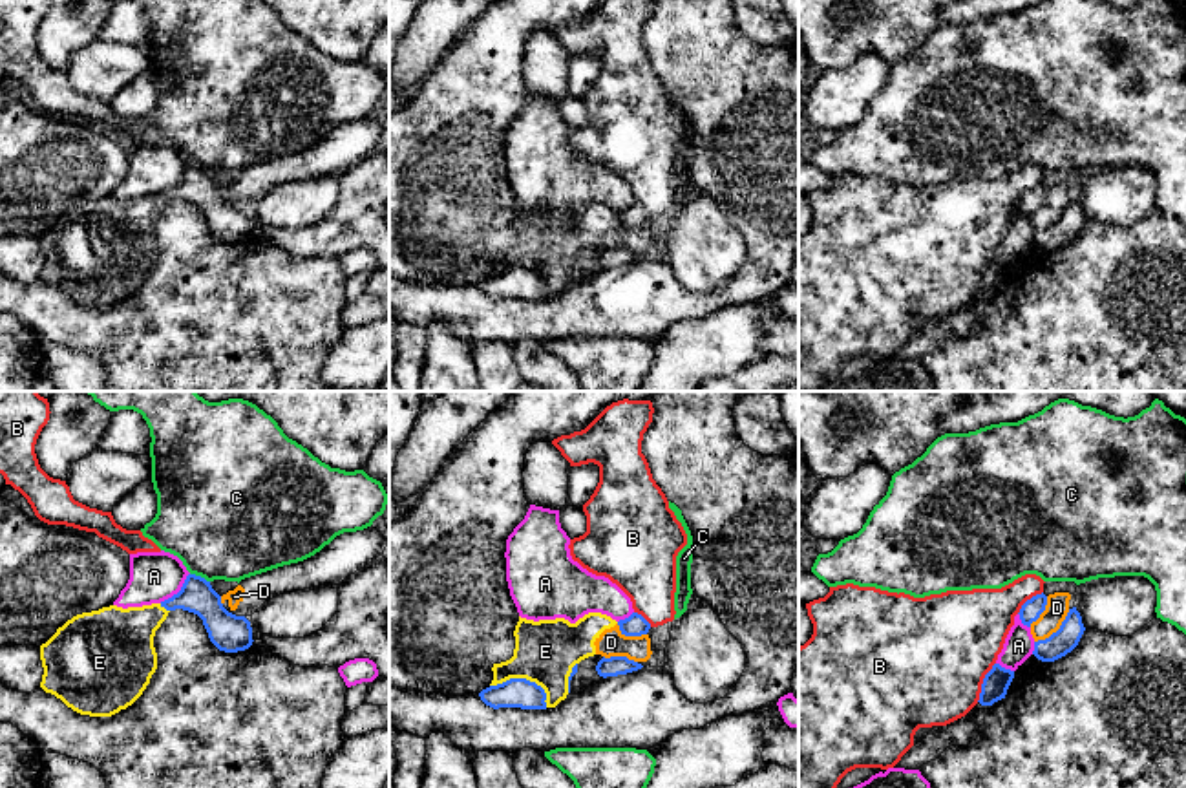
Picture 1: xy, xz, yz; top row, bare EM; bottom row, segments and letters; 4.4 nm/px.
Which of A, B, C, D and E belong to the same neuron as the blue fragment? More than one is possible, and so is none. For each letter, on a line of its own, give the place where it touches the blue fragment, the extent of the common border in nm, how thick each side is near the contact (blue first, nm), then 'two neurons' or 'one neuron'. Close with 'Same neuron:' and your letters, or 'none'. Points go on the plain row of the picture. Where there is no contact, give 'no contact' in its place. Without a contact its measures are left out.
A: xy (180, 181) | 190 nm | 150/220 nm | two neurons
B: yz (984, 273) | 190 nm | 120/480 nm | two neurons
C: xy (200, 167) | 100 nm | 150/480 nm | two neurons
D: yz (1057, 222) | 220 nm | 110/100 nm | two neurons
E: xz (525, 269) | 280 nm | 130/280 nm | two neurons
Same neuron: none

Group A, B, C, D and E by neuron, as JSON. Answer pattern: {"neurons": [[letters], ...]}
{"neurons": [["A"], ["B"], ["C"], ["D", "E"]]}

